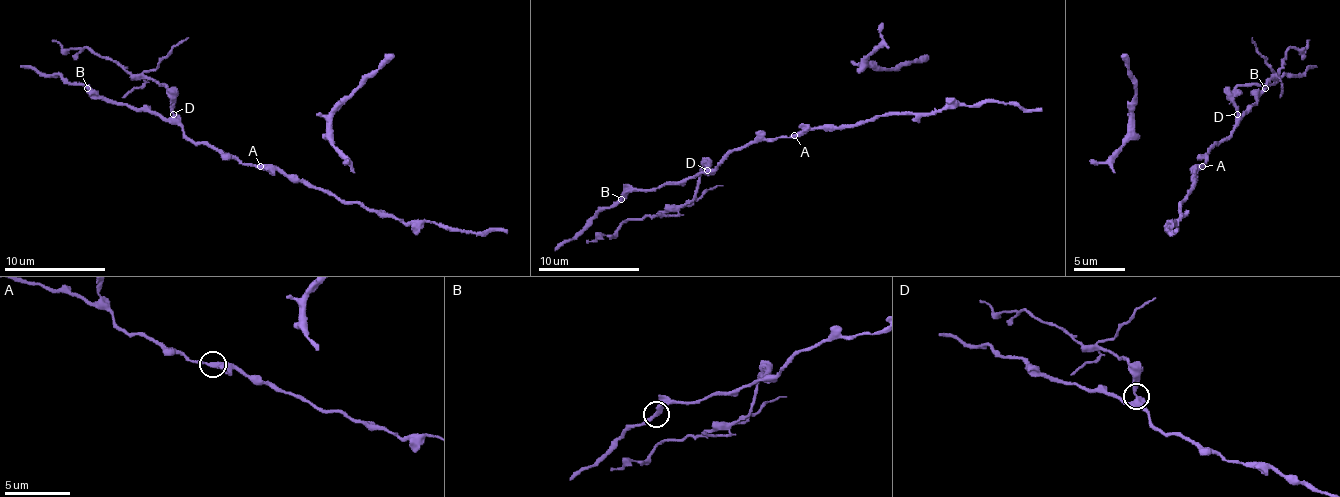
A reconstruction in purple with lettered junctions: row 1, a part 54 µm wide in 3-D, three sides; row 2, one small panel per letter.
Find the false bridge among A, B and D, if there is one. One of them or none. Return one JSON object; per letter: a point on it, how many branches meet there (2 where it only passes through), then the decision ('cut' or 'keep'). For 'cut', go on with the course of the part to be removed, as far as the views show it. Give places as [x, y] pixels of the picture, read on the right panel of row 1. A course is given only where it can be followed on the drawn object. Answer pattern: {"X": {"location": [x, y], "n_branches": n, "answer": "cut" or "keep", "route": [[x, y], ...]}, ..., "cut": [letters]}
{"A": {"location": [1202, 166], "n_branches": 2, "answer": "keep"}, "B": {"location": [1265, 88], "n_branches": 2, "answer": "keep"}, "D": {"location": [1237, 114], "n_branches": 3, "answer": "cut", "route": [[1237, 113], [1232, 93], [1240, 85], [1263, 85], [1286, 60], [1286, 52], [1291, 47], [1301, 52], [1308, 39]]}, "cut": ["D"]}

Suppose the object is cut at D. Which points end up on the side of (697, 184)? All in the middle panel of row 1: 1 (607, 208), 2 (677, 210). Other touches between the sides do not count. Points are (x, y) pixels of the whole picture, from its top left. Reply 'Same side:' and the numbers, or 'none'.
Same side: 2

